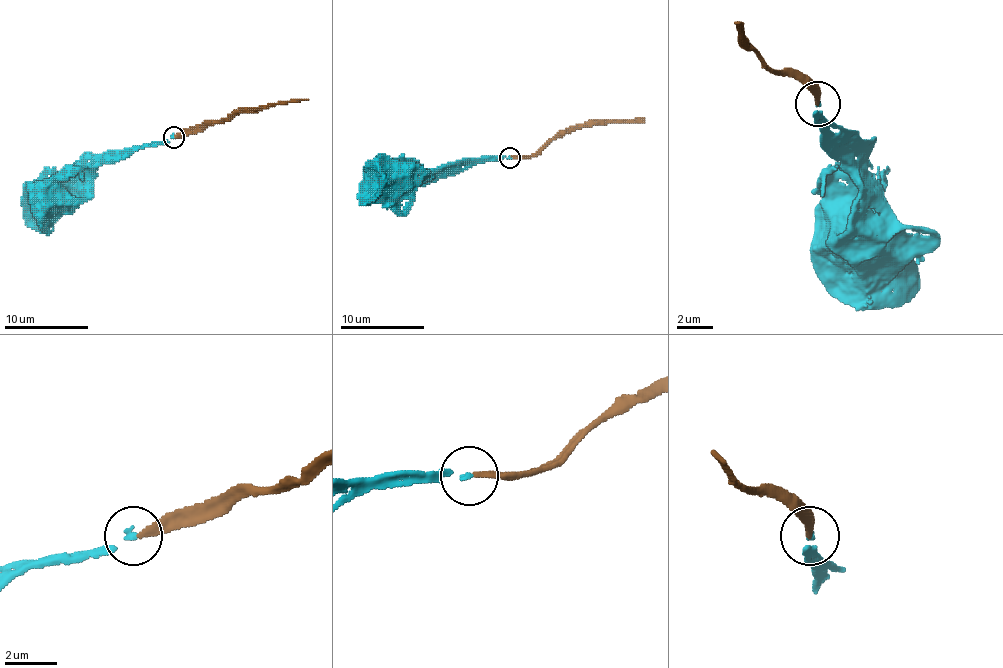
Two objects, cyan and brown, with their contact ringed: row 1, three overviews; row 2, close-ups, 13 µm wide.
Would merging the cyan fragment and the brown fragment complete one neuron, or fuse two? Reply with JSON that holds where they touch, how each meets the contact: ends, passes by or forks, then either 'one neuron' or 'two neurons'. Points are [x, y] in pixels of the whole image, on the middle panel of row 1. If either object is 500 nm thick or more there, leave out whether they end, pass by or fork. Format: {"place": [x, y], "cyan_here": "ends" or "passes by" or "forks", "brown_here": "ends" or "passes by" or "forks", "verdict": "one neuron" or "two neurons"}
{"place": [509, 158], "cyan_here": "ends", "brown_here": "ends", "verdict": "one neuron"}

